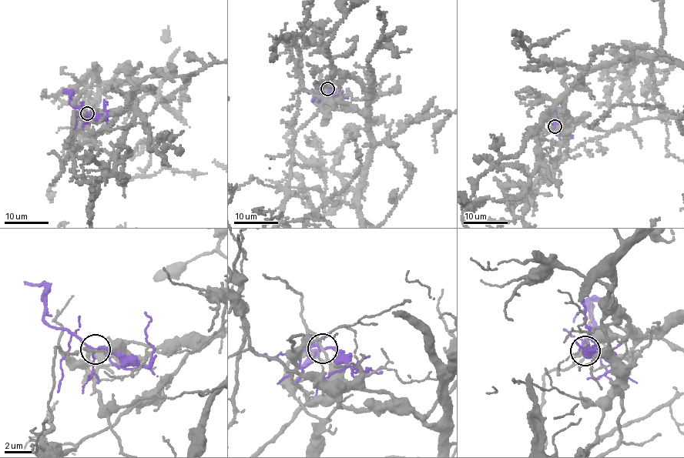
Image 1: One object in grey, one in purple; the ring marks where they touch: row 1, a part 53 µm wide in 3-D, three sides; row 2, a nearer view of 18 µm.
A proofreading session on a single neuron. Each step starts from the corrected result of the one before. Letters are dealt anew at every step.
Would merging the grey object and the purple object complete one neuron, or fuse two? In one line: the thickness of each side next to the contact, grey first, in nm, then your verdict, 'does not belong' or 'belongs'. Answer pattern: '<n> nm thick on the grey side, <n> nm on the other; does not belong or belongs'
180 nm thick on the grey side, 150 nm on the other; does not belong

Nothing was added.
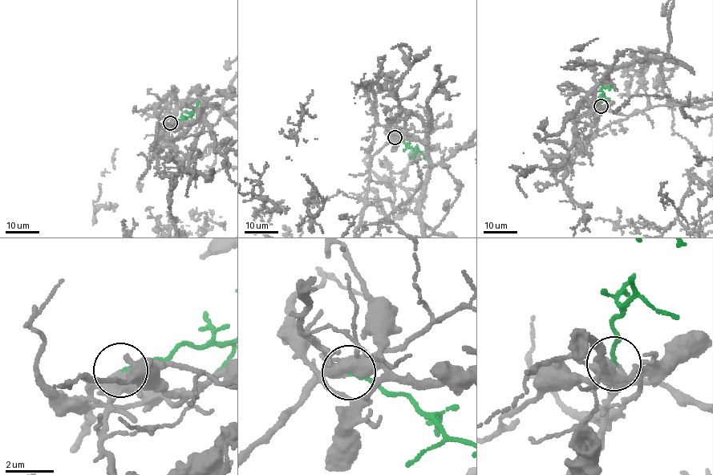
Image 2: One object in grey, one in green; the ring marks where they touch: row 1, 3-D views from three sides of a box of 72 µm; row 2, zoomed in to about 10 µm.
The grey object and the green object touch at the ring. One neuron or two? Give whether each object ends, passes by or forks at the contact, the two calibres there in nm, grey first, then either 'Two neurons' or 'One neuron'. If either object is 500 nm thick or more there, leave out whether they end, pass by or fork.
At the ring grey passes by. At the ring green ends. Thickness 300 nm (grey) against 150 nm. One neuron

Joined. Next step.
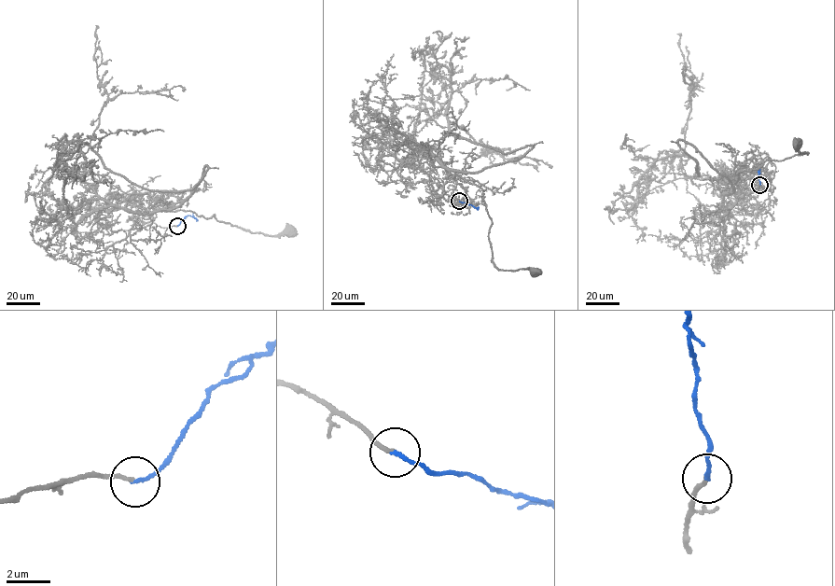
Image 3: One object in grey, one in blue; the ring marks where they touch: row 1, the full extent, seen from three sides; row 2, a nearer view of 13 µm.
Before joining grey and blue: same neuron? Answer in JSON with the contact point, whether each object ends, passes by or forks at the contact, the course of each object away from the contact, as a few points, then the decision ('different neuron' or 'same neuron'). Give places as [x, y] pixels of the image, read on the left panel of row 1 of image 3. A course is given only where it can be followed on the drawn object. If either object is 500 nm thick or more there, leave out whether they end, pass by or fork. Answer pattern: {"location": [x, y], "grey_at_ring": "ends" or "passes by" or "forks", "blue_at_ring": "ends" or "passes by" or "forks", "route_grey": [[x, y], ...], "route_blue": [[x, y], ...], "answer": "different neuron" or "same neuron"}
{"location": [177, 226], "grey_at_ring": "ends", "blue_at_ring": "ends", "route_grey": [[176, 226], [161, 228], [148, 214], [184, 210], [253, 232], [289, 230]], "route_blue": [[176, 226], [188, 216], [198, 220]], "answer": "same neuron"}

